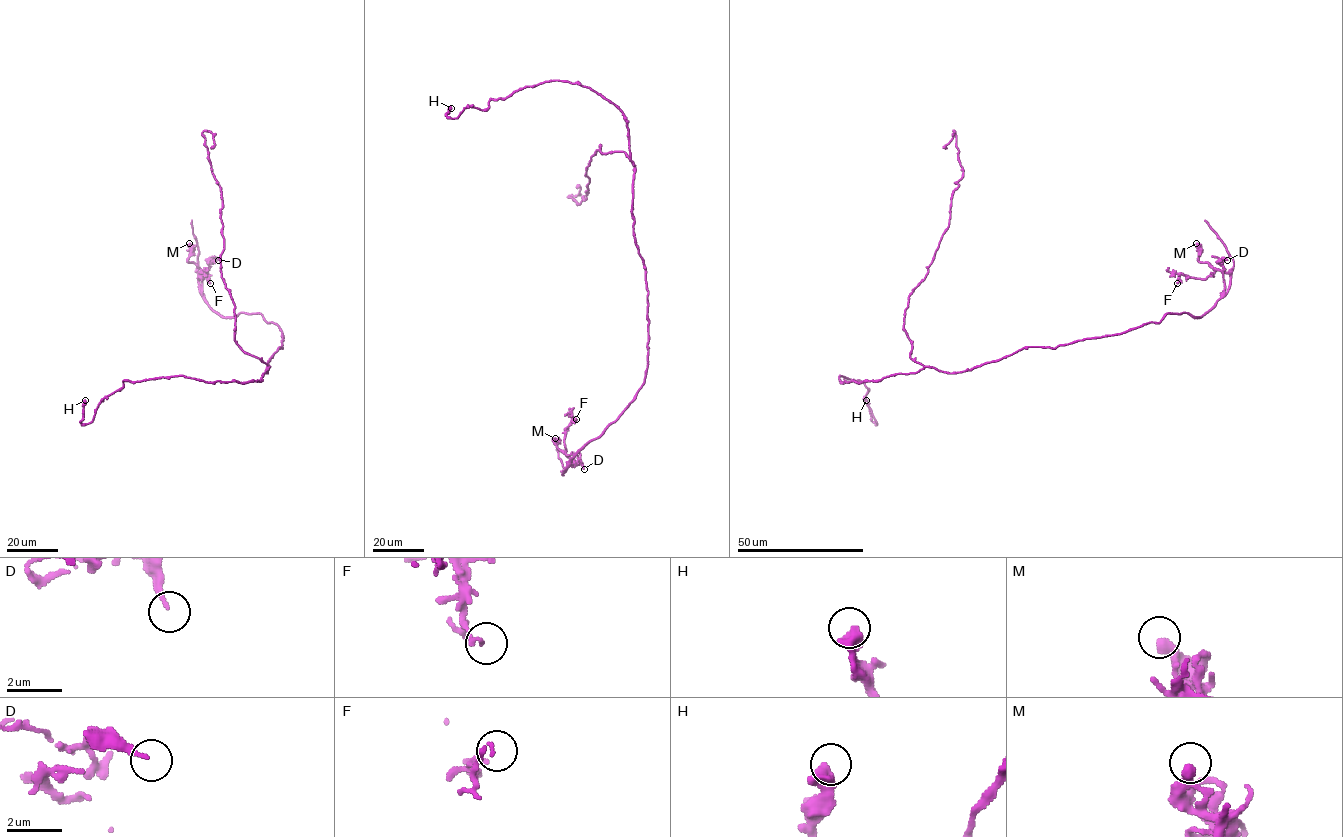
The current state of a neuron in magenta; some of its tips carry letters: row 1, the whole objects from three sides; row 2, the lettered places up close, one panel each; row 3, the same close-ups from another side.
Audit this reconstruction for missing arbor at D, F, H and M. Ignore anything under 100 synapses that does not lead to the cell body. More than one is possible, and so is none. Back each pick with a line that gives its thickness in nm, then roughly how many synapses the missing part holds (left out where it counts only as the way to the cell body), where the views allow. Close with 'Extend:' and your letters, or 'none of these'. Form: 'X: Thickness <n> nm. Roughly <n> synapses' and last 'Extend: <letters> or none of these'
Extend: none of these

